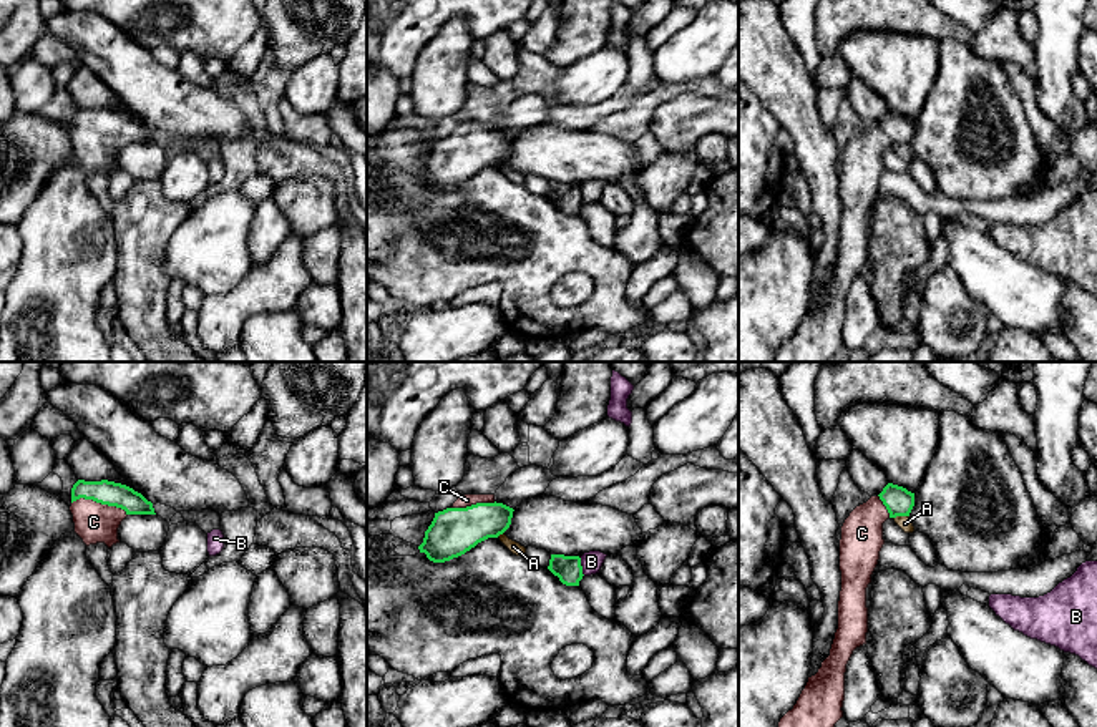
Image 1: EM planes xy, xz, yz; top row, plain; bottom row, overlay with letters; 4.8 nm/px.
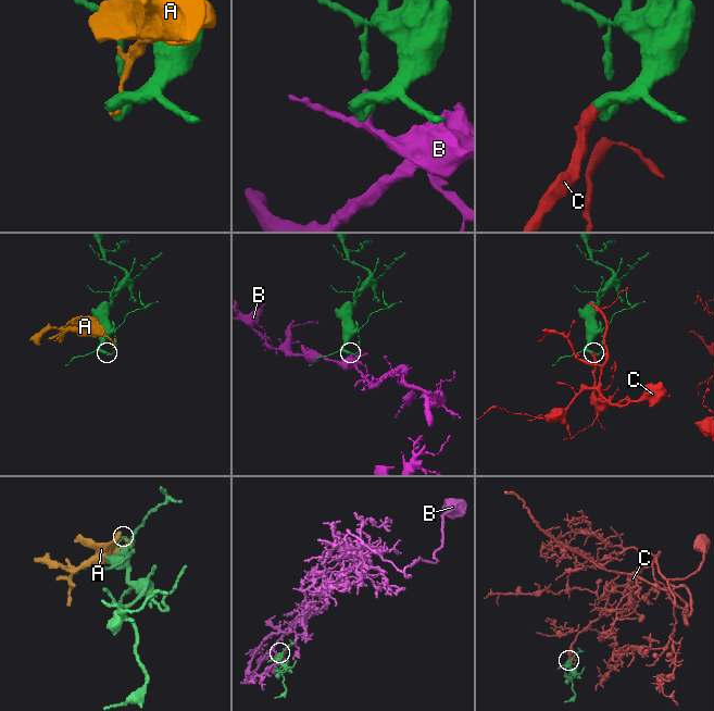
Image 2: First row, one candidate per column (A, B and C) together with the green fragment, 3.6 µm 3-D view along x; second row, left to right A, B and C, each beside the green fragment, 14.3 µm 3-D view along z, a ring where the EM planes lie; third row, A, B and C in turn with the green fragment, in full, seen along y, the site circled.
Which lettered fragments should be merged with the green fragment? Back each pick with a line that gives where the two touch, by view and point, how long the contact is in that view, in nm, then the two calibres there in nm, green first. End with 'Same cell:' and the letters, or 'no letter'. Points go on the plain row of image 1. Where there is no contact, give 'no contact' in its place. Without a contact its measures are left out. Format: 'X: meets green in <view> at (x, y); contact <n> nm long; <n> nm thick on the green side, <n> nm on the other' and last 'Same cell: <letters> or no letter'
C: meets green in xy at (100, 130); contact 280 nm long; 120 nm thick on the green side, 190 nm on the other
Same cell: C

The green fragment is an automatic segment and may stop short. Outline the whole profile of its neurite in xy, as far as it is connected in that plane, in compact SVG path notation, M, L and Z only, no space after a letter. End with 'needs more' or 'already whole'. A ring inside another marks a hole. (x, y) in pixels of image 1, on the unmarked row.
M78 108L71 116L75 161L86 174L119 171L118 156L128 143L156 143L153 131L133 116L101 108Z; needs more

